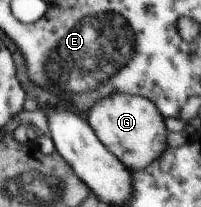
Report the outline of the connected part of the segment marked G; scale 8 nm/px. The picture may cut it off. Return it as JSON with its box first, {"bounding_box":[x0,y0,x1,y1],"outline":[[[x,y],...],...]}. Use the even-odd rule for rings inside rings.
{"bounding_box":[86,92,169,170],"outline":[[[113,92],[106,98],[99,98],[96,103],[86,112],[87,122],[93,129],[95,136],[101,141],[105,148],[123,163],[123,166],[128,170],[143,170],[148,167],[154,160],[157,160],[161,153],[169,147],[166,143],[167,129],[163,118],[157,107],[146,99],[144,96],[132,94],[123,94]]]}

